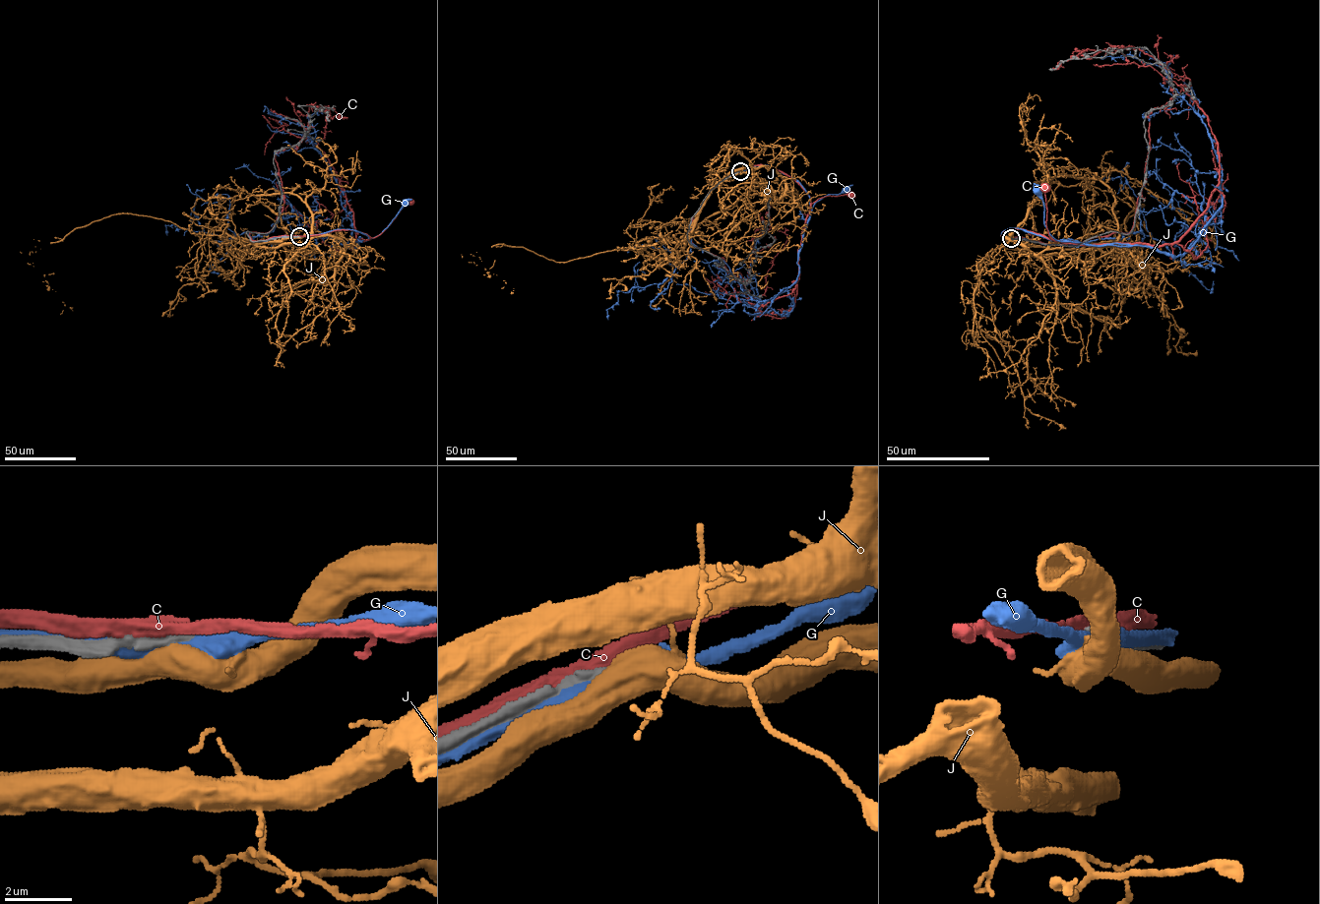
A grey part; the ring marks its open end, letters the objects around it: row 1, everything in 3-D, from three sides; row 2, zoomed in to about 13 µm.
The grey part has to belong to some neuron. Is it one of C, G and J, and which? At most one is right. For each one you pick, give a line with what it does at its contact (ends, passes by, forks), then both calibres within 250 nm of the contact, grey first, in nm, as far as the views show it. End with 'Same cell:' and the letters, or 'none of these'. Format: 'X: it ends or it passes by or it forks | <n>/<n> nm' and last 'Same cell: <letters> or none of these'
Same cell: none of these

